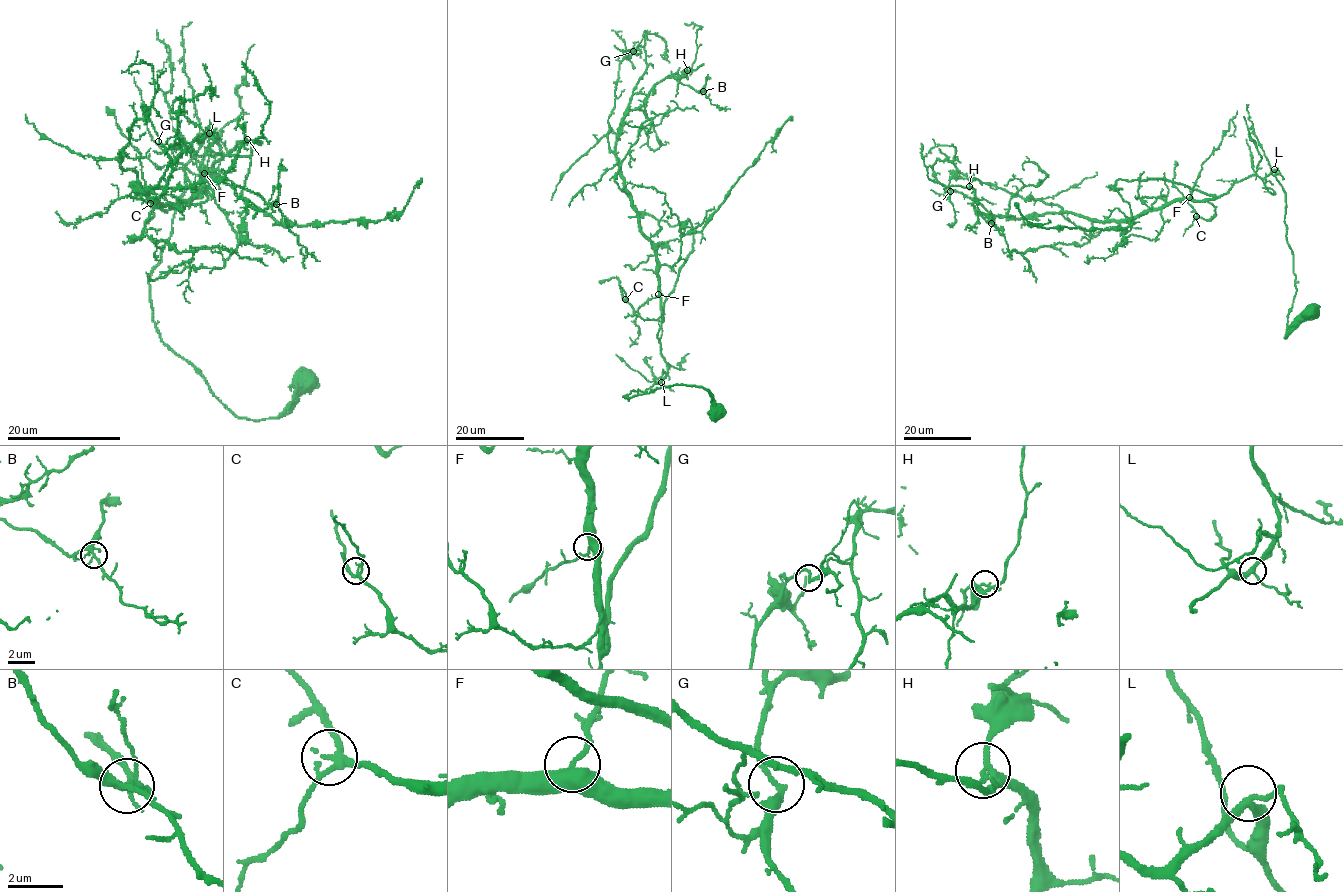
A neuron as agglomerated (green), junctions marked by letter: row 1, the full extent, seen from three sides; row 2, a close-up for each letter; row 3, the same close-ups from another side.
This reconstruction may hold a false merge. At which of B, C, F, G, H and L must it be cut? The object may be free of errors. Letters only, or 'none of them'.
none of them

